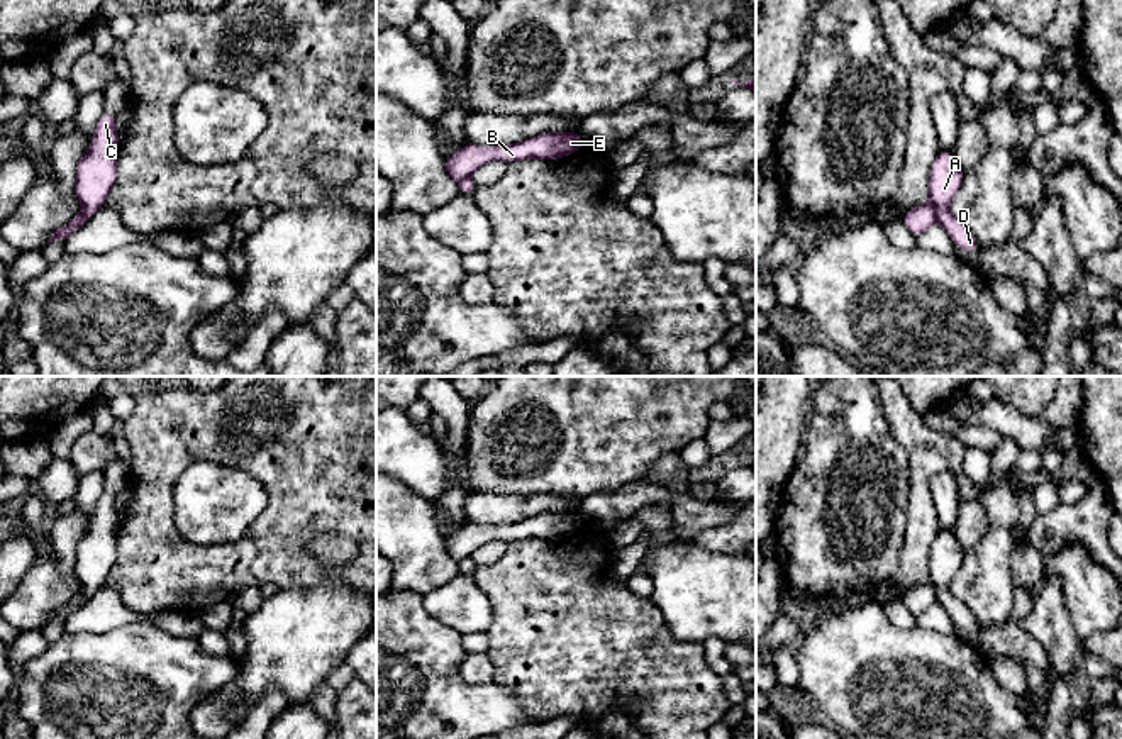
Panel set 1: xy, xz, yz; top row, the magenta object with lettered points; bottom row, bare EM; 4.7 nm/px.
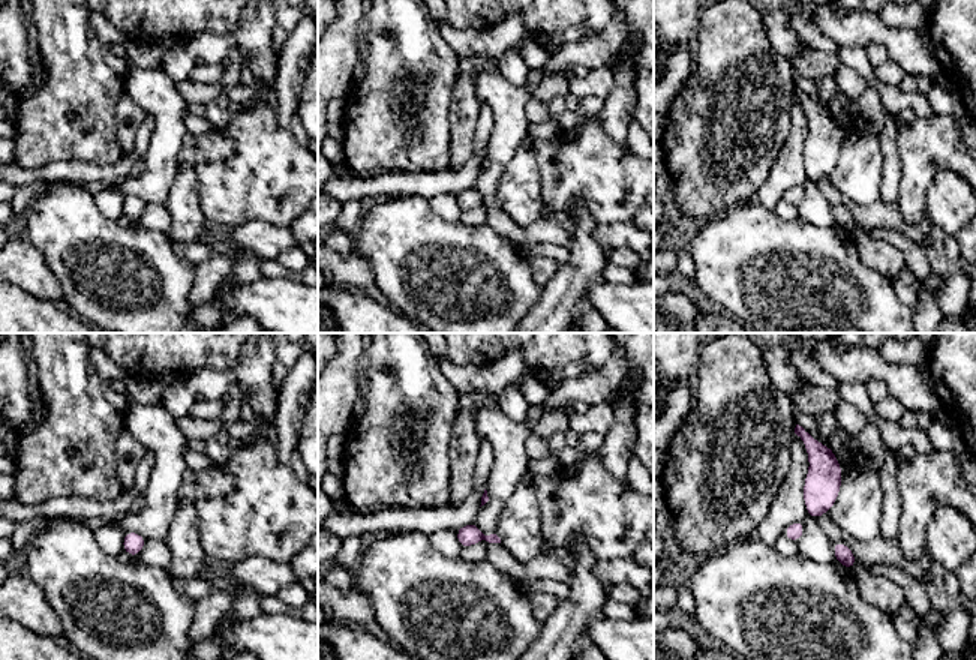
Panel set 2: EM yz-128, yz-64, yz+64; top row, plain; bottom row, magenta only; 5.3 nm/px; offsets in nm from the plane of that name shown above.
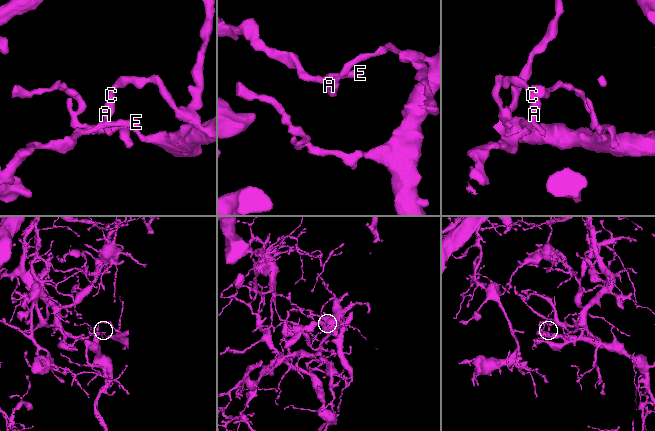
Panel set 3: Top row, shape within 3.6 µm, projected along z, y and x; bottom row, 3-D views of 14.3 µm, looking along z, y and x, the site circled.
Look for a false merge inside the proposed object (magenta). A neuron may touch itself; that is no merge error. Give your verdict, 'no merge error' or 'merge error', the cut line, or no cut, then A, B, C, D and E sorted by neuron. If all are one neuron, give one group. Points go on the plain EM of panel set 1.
merge error | yz (929, 582), (938, 599) | A C D / B E

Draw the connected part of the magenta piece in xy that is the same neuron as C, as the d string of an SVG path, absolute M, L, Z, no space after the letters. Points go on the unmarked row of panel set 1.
M103 490L90 531L76 544L75 575L90 600L117 561L117 495Z

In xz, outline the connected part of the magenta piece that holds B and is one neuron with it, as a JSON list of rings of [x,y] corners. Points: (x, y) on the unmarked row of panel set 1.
[[[546,512],[517,524],[498,527],[466,522],[453,537],[444,539],[444,549],[454,561],[461,563],[473,551],[495,539],[508,544],[530,537],[551,541],[573,534],[585,525],[586,522],[580,512]]]

